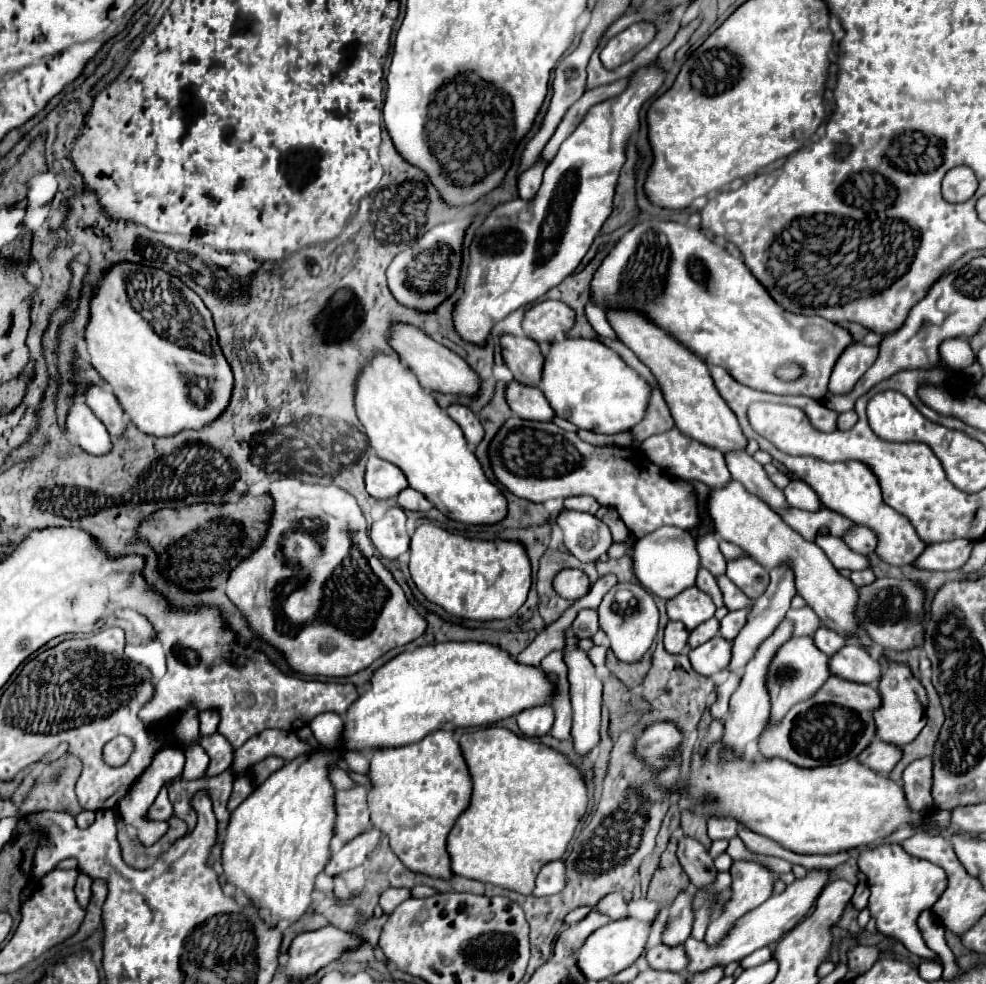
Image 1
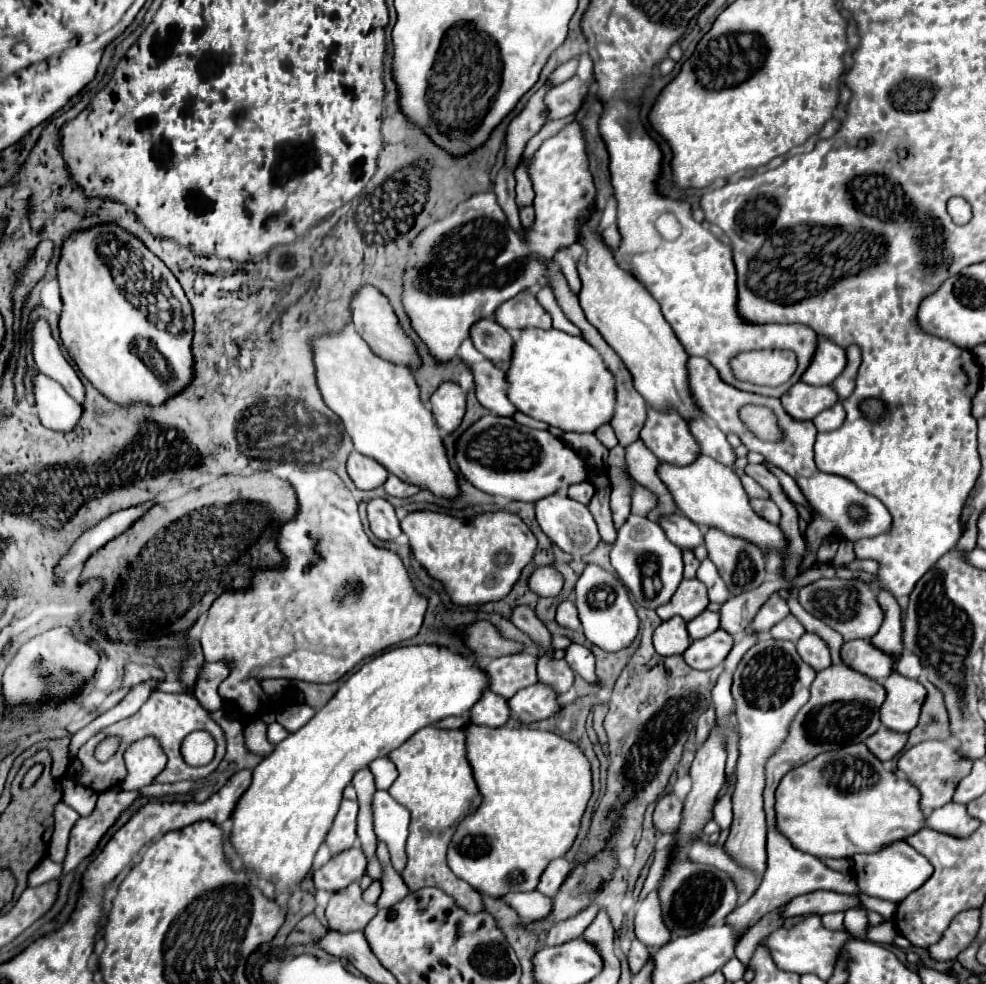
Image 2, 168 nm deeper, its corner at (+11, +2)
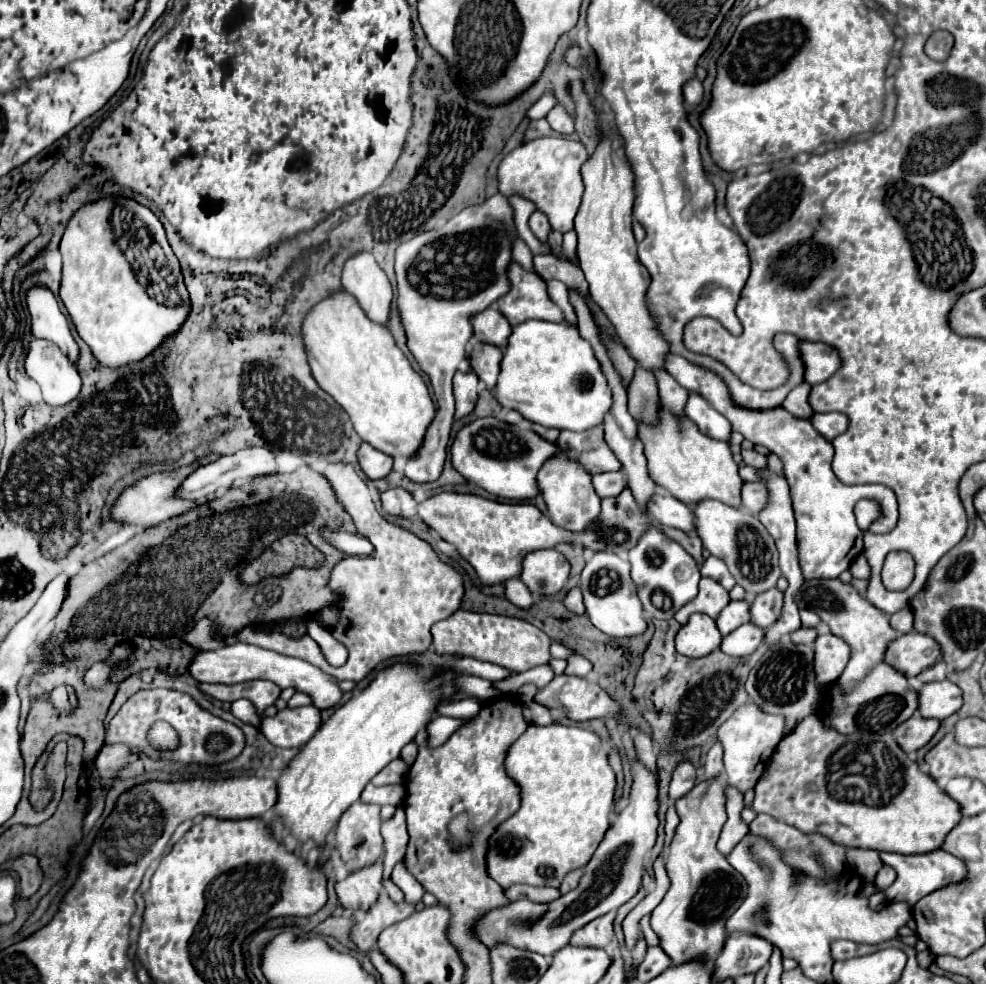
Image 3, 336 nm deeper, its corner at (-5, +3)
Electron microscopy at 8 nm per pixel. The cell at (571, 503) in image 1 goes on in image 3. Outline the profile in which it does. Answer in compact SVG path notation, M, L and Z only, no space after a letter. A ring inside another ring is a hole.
M600 473L592 477L592 485L600 497L612 497L624 489L626 477L624 473Z

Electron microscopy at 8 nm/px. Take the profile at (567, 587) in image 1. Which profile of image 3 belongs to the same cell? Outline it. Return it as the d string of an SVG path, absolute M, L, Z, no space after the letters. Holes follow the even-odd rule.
M556 549L532 551L524 559L522 581L532 591L532 595L556 595L562 591L570 577L570 563Z

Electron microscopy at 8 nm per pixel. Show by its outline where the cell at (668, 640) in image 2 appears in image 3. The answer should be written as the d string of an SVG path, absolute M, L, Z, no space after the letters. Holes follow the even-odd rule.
M694 613L676 635L676 651L686 657L706 657L720 647L720 641L722 635L716 629L714 619Z

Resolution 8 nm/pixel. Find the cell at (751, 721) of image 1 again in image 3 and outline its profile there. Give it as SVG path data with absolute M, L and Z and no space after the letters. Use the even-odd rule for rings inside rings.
M706 779L676 803L680 823L668 847L666 871L670 877L670 889L662 903L652 911L652 929L660 937L660 947L672 957L674 965L696 957L696 953L708 953L718 957L726 941L726 921L744 901L748 885L736 869L718 853L716 841L726 821L726 779Z

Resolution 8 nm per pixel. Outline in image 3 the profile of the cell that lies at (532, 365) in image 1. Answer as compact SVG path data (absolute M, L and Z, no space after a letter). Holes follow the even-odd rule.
M496 305L488 307L484 313L478 313L474 317L474 321L472 321L474 337L482 343L492 343L492 345L498 345L500 349L506 349L508 337L512 335L512 325L494 307Z

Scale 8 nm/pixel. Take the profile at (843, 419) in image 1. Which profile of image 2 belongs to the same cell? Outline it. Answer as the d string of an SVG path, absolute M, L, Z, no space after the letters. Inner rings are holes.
M838 402L836 406L820 412L812 422L814 422L814 426L818 428L818 432L832 432L832 430L836 430L836 428L842 426L844 418L846 418L846 412L844 412L842 404Z

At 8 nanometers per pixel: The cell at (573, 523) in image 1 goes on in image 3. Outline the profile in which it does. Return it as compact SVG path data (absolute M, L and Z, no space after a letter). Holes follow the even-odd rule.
M556 455L544 463L544 467L538 473L538 485L546 501L550 519L560 529L584 533L588 525L594 523L596 517L600 515L600 497L592 489L590 473L584 471L576 461L568 459L566 455Z

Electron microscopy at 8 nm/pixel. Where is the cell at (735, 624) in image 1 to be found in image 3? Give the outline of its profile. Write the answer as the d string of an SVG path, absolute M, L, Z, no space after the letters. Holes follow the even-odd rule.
M774 587L768 589L760 595L756 595L756 599L750 605L750 615L752 615L752 623L760 629L770 627L778 617L780 617L780 609L782 609L782 593Z

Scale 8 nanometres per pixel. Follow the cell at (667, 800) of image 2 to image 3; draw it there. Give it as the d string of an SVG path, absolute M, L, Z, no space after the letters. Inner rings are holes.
M680 763L674 771L672 783L670 783L670 801L676 803L684 795L688 795L696 785L696 767L690 763Z

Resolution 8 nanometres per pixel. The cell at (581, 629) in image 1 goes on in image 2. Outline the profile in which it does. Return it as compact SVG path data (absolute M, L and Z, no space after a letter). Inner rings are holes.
M564 600L558 604L556 608L556 622L560 622L560 626L568 626L572 630L580 630L580 620L576 614L576 606L570 600Z

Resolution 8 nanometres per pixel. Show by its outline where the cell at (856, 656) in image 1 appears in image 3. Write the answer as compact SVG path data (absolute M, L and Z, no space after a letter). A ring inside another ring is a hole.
M904 633L888 643L884 653L884 663L894 667L906 677L916 677L922 669L936 663L940 657L940 647L932 637L922 633Z

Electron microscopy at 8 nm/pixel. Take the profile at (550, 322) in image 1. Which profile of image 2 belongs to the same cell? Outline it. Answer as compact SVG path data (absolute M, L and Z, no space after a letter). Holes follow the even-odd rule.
M522 290L508 302L500 304L494 312L494 318L506 330L522 330L522 328L552 328L550 314L538 304L532 290Z

